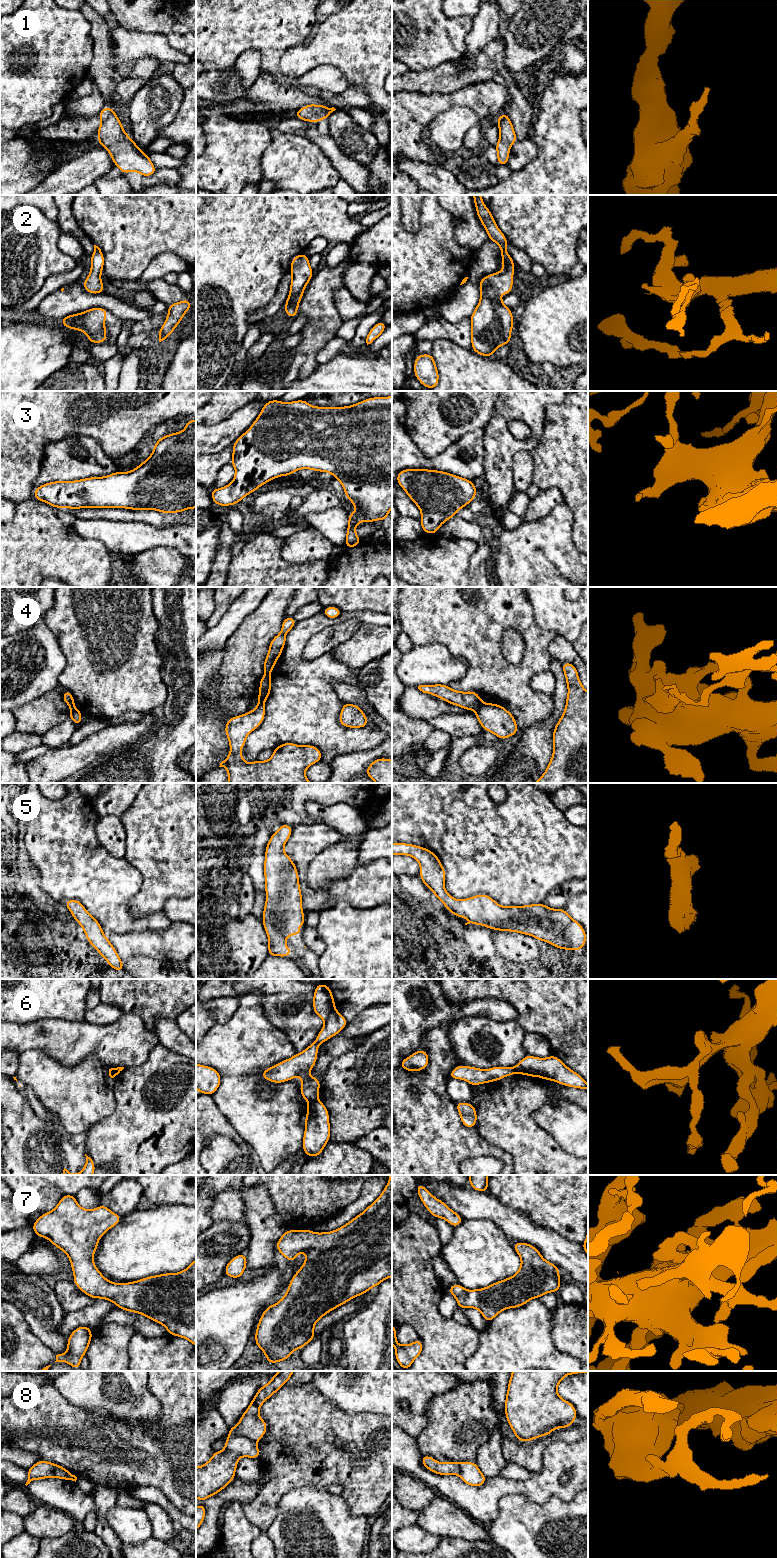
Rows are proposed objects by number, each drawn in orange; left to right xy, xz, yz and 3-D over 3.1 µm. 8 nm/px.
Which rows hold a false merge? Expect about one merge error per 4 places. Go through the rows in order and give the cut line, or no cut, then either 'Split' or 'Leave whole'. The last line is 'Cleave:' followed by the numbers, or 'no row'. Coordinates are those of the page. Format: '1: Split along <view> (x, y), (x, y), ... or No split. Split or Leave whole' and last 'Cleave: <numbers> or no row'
1: No split. Leave whole
2: No split. Leave whole
3: No split. Leave whole
4: Split along yz (481, 702), (475, 708). Split
5: No split. Leave whole
6: Split along xz (317, 1099), (310, 1103). Split
7: No split. Leave whole
8: Split along xz (229, 1434), (241, 1434), (255, 1442). Split
Cleave: 4, 6, 8

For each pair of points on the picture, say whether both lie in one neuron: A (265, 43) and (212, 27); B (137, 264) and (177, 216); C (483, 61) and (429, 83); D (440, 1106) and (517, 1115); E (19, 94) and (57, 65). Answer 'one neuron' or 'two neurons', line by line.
A: one neuron
B: one neuron
C: one neuron
D: two neurons
E: one neuron

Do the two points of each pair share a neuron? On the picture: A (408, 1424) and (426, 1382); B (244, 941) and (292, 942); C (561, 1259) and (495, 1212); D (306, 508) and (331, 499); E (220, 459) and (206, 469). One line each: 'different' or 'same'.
A: same
B: same
C: same
D: same
E: same

